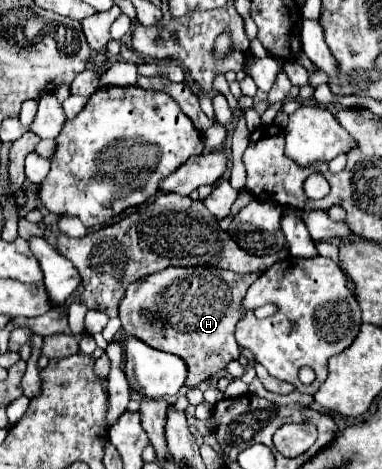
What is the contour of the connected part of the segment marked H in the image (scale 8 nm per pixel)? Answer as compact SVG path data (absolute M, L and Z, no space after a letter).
M167 267L159 273L147 275L137 289L135 283L127 287L119 307L123 331L153 349L185 359L189 367L185 385L195 387L225 369L229 361L241 357L233 331L241 315L241 299L259 275L261 273L241 277L215 267Z

